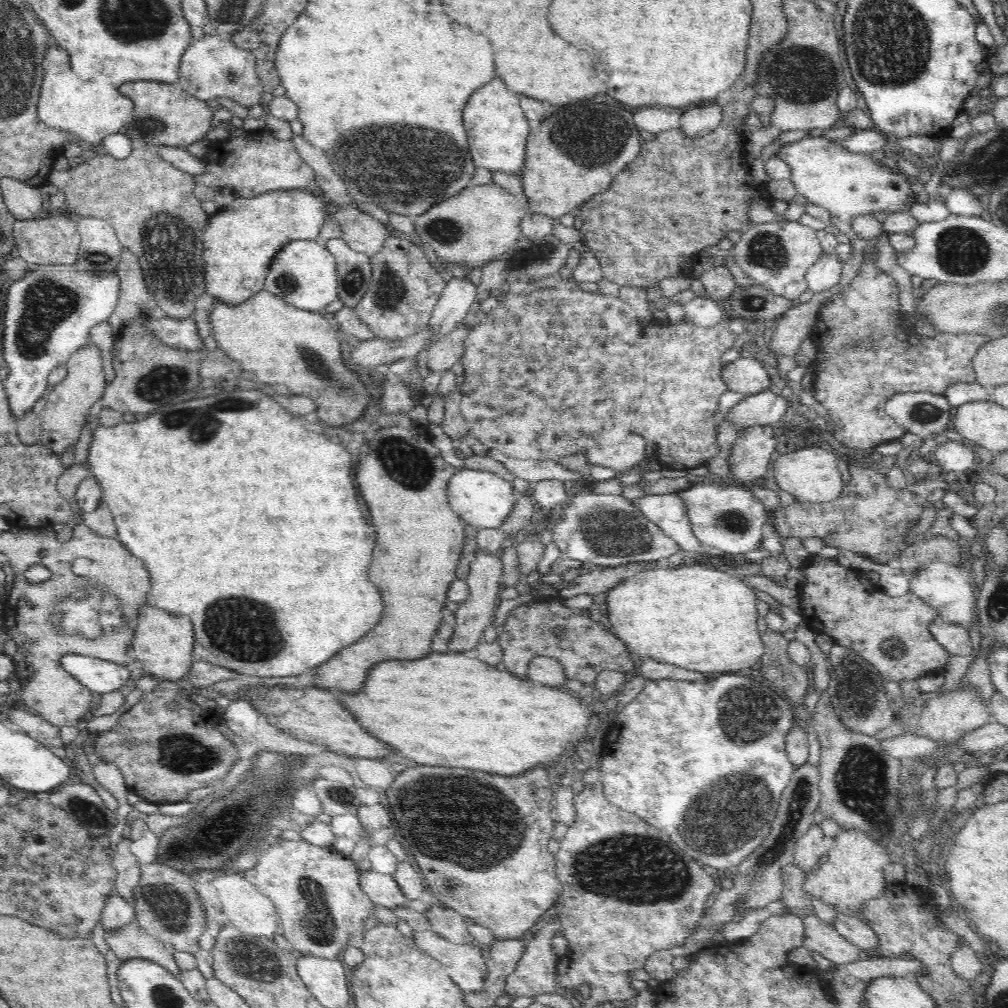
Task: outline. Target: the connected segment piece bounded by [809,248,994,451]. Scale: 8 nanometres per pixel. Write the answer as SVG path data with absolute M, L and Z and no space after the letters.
M866 249L865 255L860 266L860 272L849 282L846 288L842 288L838 294L834 294L826 303L822 305L818 314L817 320L813 325L814 328L809 334L810 340L813 341L813 344L817 346L816 359L814 360L814 371L811 376L813 377L813 390L814 397L822 406L828 410L828 414L834 423L834 436L836 440L840 442L843 448L850 448L854 451L864 451L867 448L875 447L880 443L883 443L886 440L896 440L900 439L907 431L904 429L904 426L896 424L895 421L891 419L890 416L885 414L885 405L886 402L892 396L900 394L903 392L933 392L933 394L943 395L944 391L948 390L950 386L956 385L959 382L972 382L976 381L975 370L972 366L972 359L976 356L978 349L983 347L988 341L994 340L992 336L982 336L980 334L942 334L937 332L934 338L923 339L922 337L916 335L913 331L912 323L909 318L905 317L902 312L900 312L900 305L898 300L898 287L896 282L890 275L886 275L883 271L879 270L876 267L877 253L872 253L870 249Z

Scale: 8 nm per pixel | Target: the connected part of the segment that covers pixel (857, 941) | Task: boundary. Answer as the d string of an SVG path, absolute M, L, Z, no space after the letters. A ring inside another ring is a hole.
M838 914L832 920L832 924L842 937L862 951L876 948L880 944L880 940L872 931L871 926L857 917Z

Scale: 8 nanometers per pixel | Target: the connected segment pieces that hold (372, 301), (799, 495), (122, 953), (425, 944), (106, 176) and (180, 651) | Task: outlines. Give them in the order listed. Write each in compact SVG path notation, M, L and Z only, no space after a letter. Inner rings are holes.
M389 235L384 248L370 257L372 284L354 307L354 312L369 326L376 338L402 340L418 334L429 323L432 311L447 283L415 242Z
M803 448L797 452L784 454L773 459L770 474L774 475L778 486L795 496L796 502L828 502L838 498L846 485L846 474L840 450L830 448ZM838 452L838 454L834 454Z
M134 920L116 928L112 932L105 932L106 944L122 961L128 959L148 959L168 969L172 974L180 976L182 970L176 965L172 946L164 945L149 936Z
M430 931L415 932L412 938L422 952L444 966L444 974L448 974L466 994L484 988L488 967L482 948L453 944Z
M147 146L133 149L128 158L117 159L109 154L97 156L93 159L87 159L85 162L80 163L73 169L57 171L52 169L49 172L47 183L56 186L59 190L62 190L65 194L66 207L82 216L94 216L106 221L116 232L120 244L124 248L128 248L140 262L140 268L142 268L143 279L146 283L146 288L156 305L164 310L164 314L167 317L175 318L176 320L186 320L191 317L196 311L196 301L199 296L202 296L206 292L206 285L204 284L204 259L203 254L204 246L202 246L202 230L206 228L210 215L202 209L201 201L194 196L194 189L196 183L194 183L193 175L183 170L172 166L170 162L164 160L155 150L155 148L148 148Z
M142 605L135 622L135 635L131 640L131 654L142 664L145 675L150 675L159 681L174 681L188 674L194 661L193 646L195 645L193 624L184 615L168 614L168 611Z

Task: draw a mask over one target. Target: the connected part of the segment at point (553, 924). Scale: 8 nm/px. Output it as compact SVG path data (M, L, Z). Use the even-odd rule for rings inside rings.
M552 912L551 918L553 919L551 922L546 923L541 930L533 935L532 939L528 940L524 955L518 961L516 970L507 976L505 993L508 994L512 1000L518 998L518 996L533 998L540 994L554 993L560 990L556 982L556 970L559 958L551 946L554 936L561 928L558 916L560 915L554 916L554 912Z

